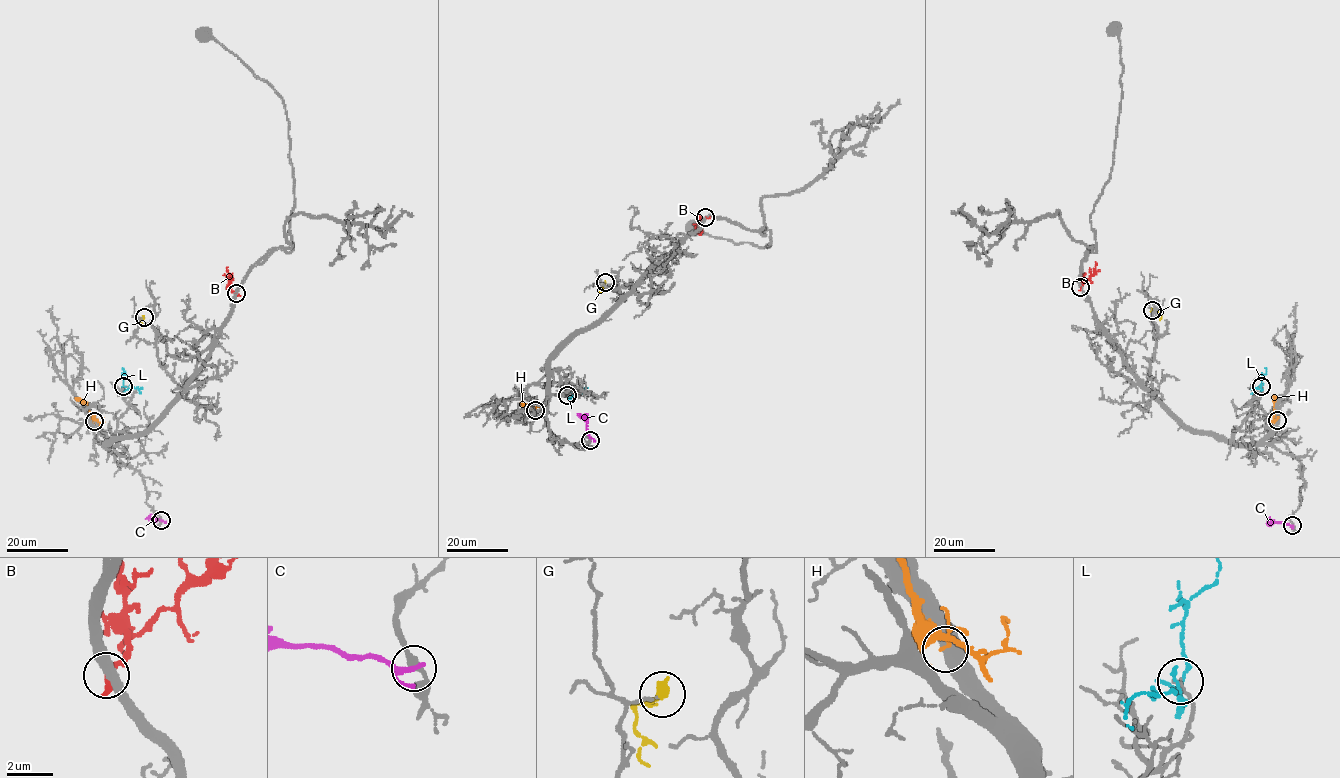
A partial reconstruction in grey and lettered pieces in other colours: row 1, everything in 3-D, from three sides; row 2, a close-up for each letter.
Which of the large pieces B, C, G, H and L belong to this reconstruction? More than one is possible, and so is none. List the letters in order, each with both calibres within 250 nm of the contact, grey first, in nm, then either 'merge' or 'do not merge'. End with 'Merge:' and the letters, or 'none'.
B: 500/170 nm | do not merge
C: 320/190 nm | do not merge
G: 110/440 nm | do not merge
H: 650/160 nm | do not merge
L: 130/180 nm | do not merge
Merge: none

